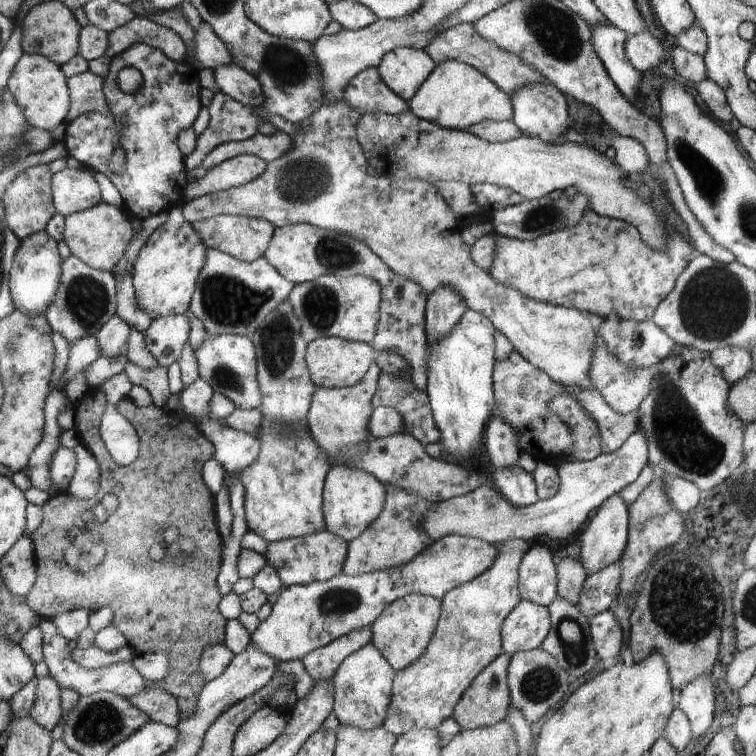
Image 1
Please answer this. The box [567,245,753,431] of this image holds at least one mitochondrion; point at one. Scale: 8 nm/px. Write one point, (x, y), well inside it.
(713, 304)

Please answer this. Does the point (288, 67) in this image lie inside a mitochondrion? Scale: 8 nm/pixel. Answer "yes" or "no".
yes

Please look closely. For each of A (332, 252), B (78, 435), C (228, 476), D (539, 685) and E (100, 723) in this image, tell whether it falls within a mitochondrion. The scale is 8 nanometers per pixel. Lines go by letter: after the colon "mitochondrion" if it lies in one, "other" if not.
A: mitochondrion
B: other
C: other
D: mitochondrion
E: mitochondrion

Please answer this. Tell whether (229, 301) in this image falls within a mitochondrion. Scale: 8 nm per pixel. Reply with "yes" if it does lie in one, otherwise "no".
yes

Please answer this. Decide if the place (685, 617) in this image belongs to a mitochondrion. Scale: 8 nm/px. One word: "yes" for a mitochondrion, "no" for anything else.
yes

